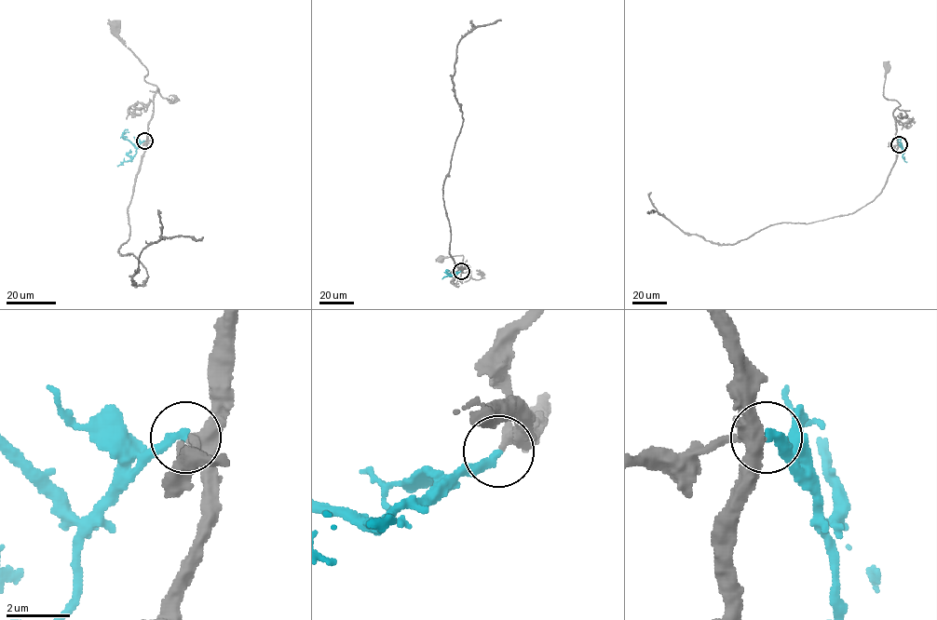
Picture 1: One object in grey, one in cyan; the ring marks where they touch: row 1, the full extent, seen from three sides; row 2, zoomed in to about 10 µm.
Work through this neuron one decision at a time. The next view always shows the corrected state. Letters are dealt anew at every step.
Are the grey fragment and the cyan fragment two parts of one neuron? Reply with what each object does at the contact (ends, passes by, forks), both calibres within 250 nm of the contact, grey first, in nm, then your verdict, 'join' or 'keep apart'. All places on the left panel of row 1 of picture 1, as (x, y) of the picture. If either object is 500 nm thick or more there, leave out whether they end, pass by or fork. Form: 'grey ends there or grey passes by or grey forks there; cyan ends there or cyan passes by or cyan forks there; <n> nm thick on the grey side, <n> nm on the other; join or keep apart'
grey forks there; cyan ends there; 280 nm thick on the grey side, 280 nm on the other; join

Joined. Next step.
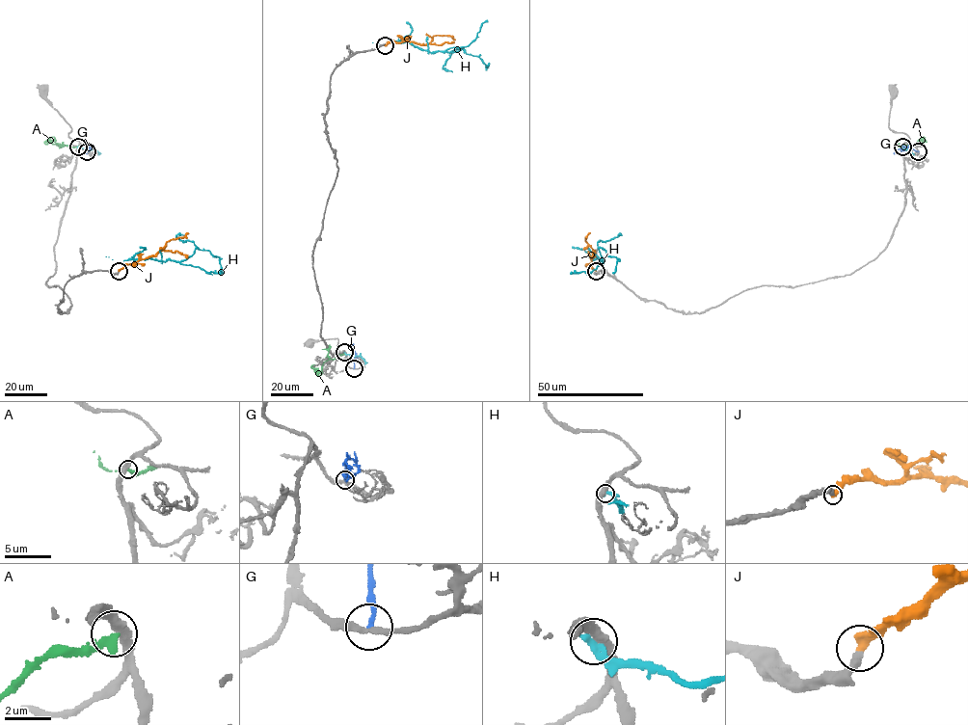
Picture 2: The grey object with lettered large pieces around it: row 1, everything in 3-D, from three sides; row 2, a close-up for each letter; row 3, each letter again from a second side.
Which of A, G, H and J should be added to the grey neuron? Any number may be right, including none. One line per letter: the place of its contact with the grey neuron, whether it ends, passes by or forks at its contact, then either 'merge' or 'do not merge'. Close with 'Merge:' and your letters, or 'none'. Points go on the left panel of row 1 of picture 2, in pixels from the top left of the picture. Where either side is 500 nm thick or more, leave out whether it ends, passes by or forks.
A: contact (78, 146); it ends; do not merge
G: contact (87, 151); it ends; do not merge
H: contact (78, 147); it ends; do not merge
J: contact (119, 271); it ends; merge
Merge: J

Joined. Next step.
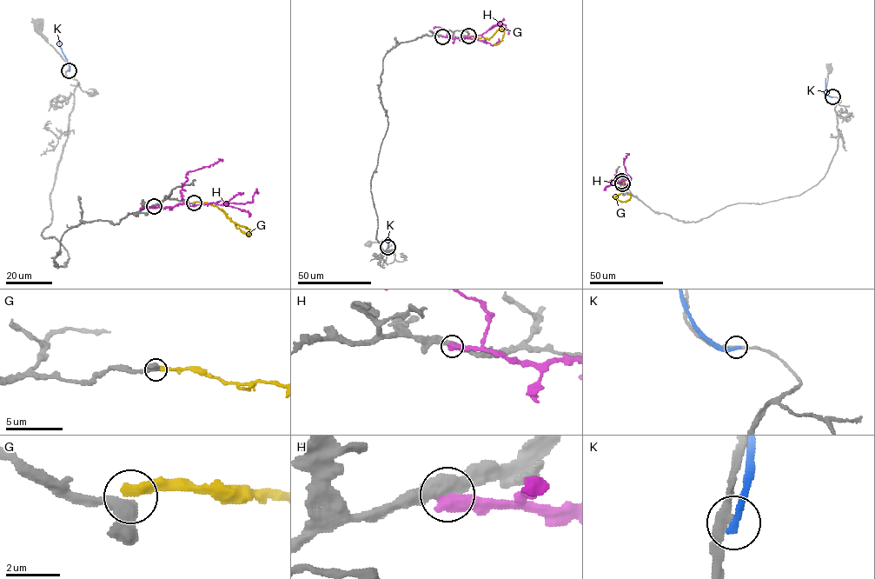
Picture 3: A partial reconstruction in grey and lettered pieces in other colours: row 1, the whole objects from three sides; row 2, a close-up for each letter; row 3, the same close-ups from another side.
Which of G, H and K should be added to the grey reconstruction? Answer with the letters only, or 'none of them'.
none of them

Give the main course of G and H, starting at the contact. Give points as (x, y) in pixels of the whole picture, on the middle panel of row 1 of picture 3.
G: (468, 36), (488, 38), (502, 29), (501, 40), (494, 43)
H: (442, 36), (456, 38), (477, 36), (504, 24), (507, 34)

